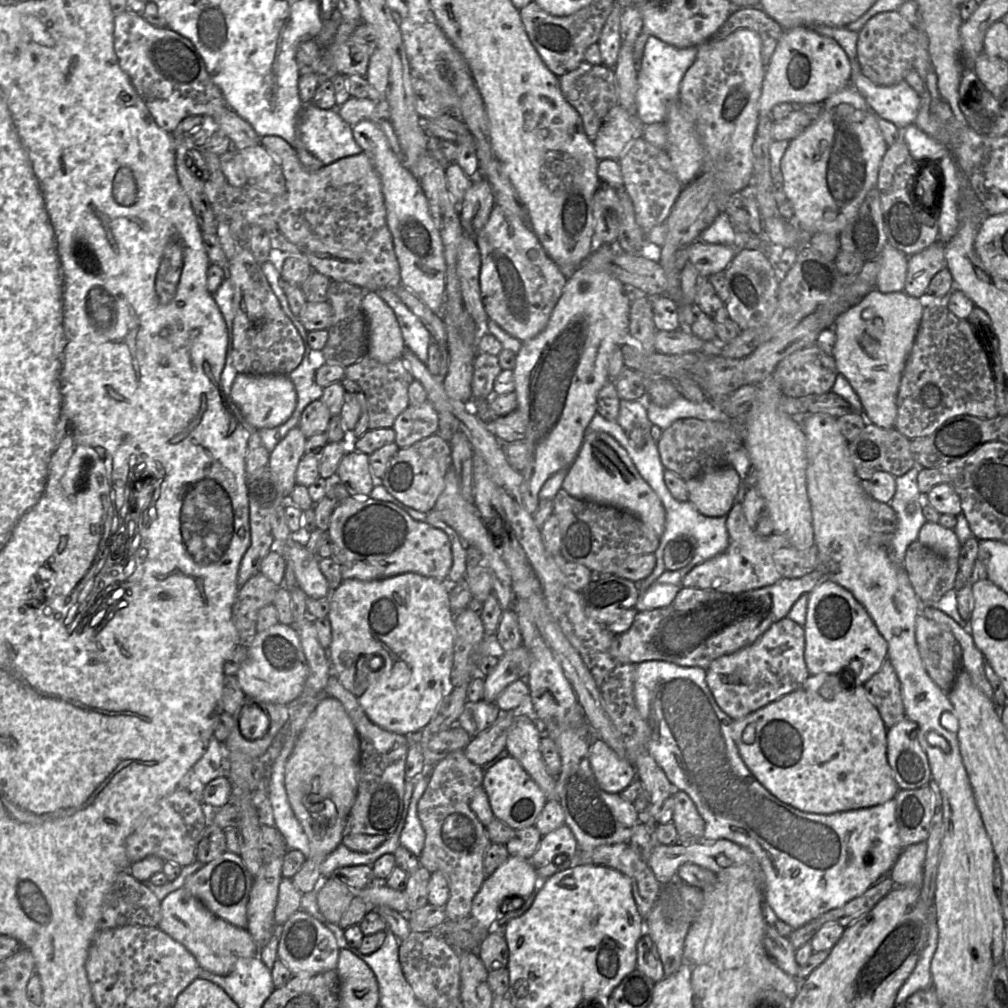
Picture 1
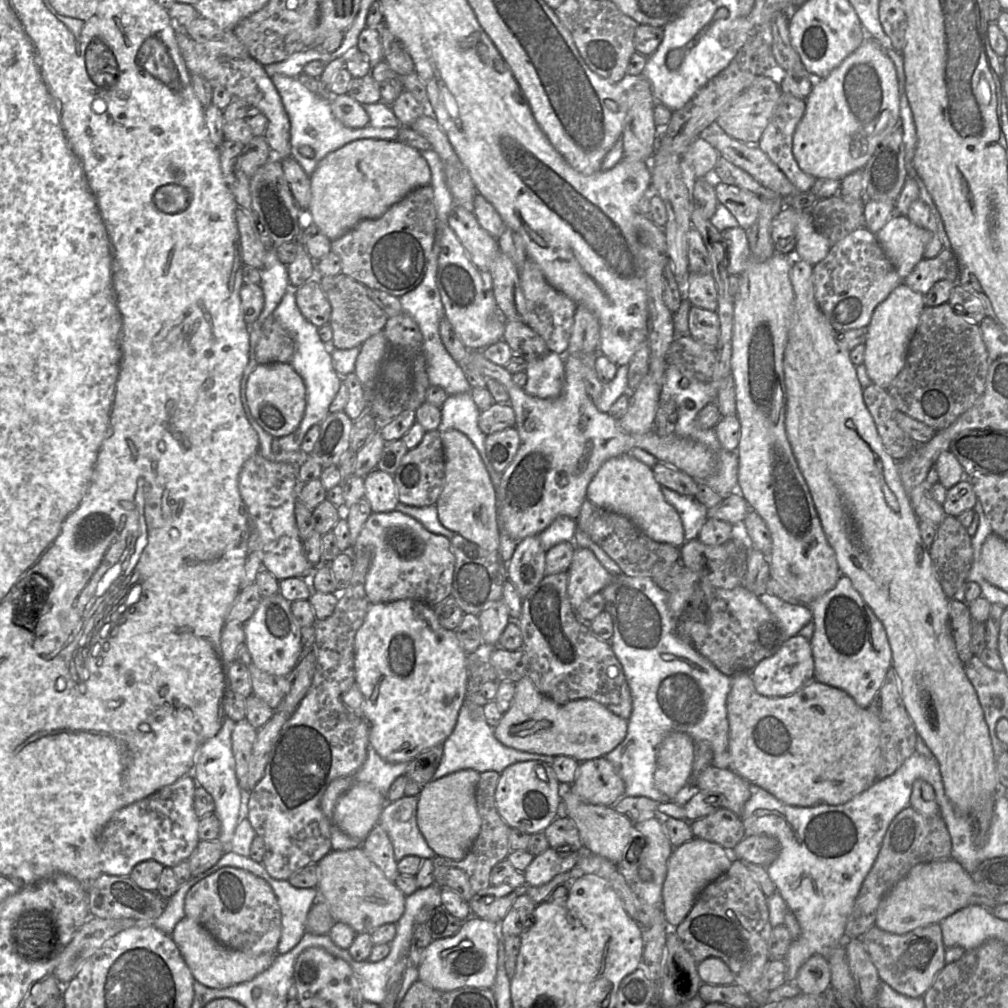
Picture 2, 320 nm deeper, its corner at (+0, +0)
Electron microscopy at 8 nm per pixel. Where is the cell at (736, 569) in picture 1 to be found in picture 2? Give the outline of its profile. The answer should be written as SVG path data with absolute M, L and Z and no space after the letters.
M575 548L567 573L568 598L576 611L585 600L601 592L614 578L588 548Z

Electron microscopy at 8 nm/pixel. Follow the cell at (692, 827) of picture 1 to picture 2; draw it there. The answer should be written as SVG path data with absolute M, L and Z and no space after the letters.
M725 807L690 822L690 826L695 838L719 844L730 852L747 836L741 817Z

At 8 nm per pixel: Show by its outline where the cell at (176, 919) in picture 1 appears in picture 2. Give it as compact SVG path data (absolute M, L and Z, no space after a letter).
M188 917L181 919L171 934L193 978L206 987L224 989L232 985L247 982L268 969L277 953L252 955L224 946L202 925Z

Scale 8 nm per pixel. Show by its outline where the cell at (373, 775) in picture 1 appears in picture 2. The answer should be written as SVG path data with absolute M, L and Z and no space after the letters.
M378 823L368 834L361 846L368 858L390 881L399 875L394 849L386 831Z

